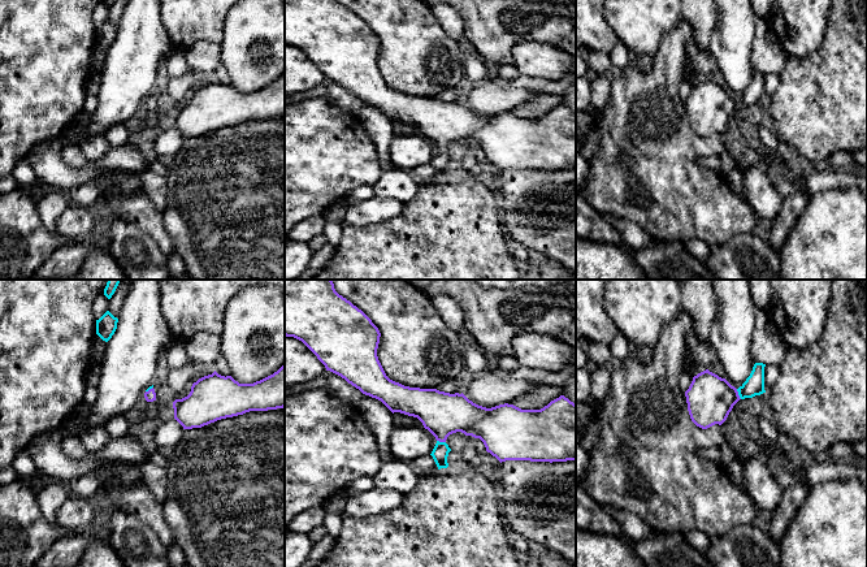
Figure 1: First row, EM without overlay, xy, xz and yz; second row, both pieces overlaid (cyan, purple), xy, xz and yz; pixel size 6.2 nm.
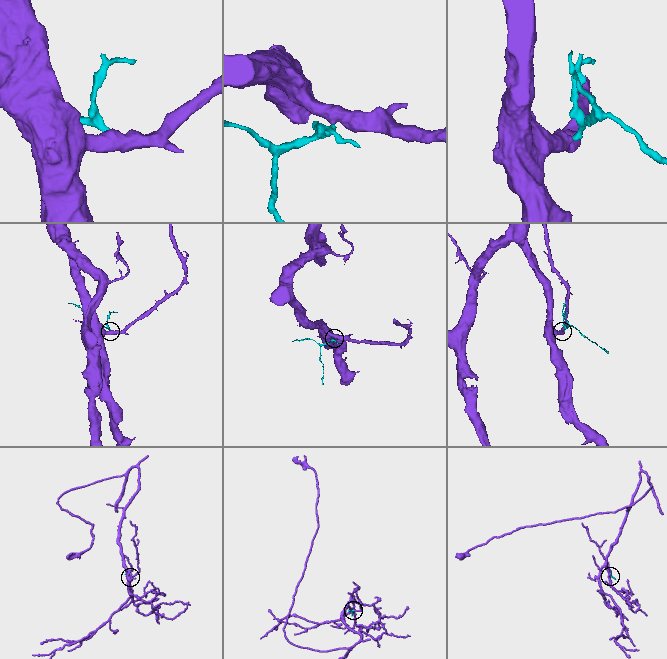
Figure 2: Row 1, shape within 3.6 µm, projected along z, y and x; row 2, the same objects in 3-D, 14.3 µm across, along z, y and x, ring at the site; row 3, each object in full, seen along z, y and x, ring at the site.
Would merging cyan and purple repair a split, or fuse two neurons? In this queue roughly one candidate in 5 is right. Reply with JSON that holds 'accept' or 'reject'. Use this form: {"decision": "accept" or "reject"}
{"decision": "accept"}

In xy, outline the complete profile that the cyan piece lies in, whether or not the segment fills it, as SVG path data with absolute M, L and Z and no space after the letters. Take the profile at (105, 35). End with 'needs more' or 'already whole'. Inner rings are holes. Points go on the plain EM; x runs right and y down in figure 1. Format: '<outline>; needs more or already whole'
M107 20L99 29L96 29L96 43L108 51L117 38L118 27Z; already whole

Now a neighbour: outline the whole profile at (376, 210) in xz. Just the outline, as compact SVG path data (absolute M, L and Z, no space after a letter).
M374 195L364 202L348 204L343 225L361 228L377 222L385 222L399 216L406 203L395 198L380 198Z

